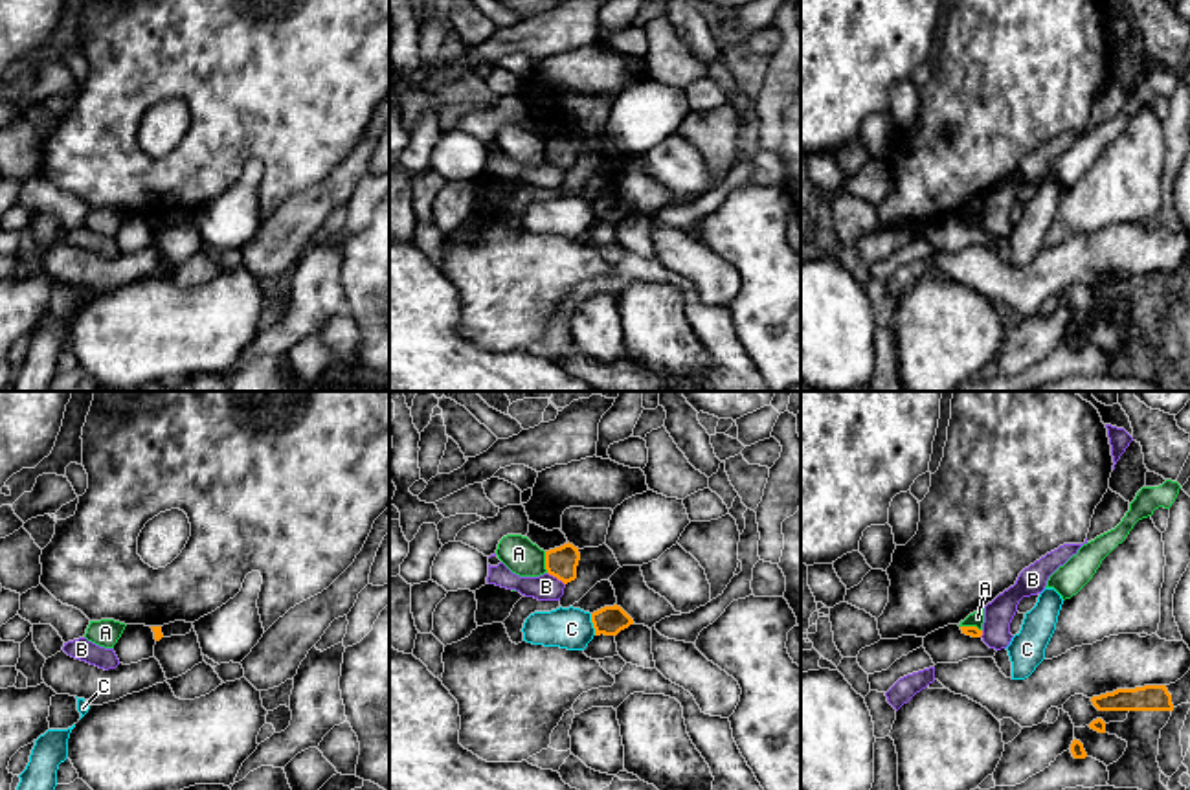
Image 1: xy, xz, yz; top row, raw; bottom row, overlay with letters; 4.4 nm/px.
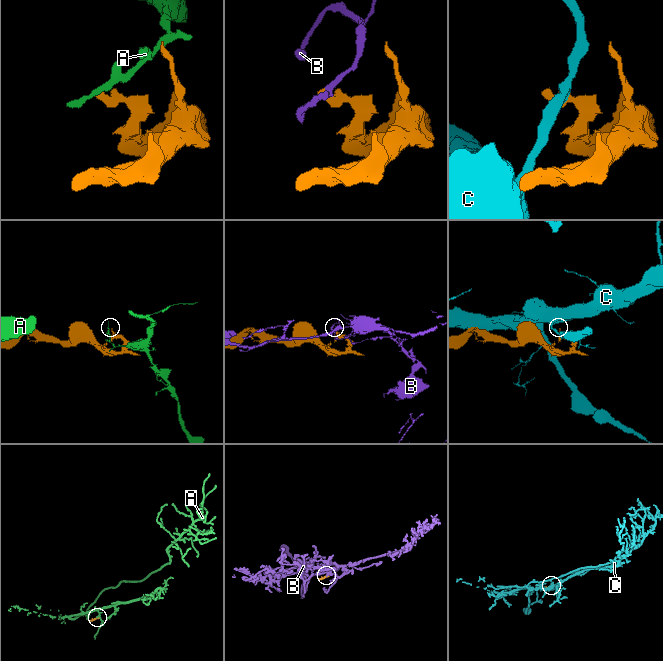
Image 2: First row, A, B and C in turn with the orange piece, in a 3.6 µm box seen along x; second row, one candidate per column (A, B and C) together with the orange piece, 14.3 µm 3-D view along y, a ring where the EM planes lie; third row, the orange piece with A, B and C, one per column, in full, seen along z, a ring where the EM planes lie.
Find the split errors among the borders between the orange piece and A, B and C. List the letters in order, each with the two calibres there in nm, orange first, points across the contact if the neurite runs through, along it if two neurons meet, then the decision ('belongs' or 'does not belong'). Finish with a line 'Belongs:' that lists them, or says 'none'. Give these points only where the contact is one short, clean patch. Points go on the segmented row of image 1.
A: 140/160 nm | along xz (544, 552), (544, 568), (548, 572) | does not belong
B: 140/120 nm | along xz (548, 572), (564, 585) | does not belong
C: 130/180 nm | along xz (590, 614), (595, 634) | does not belong
Belongs: none

